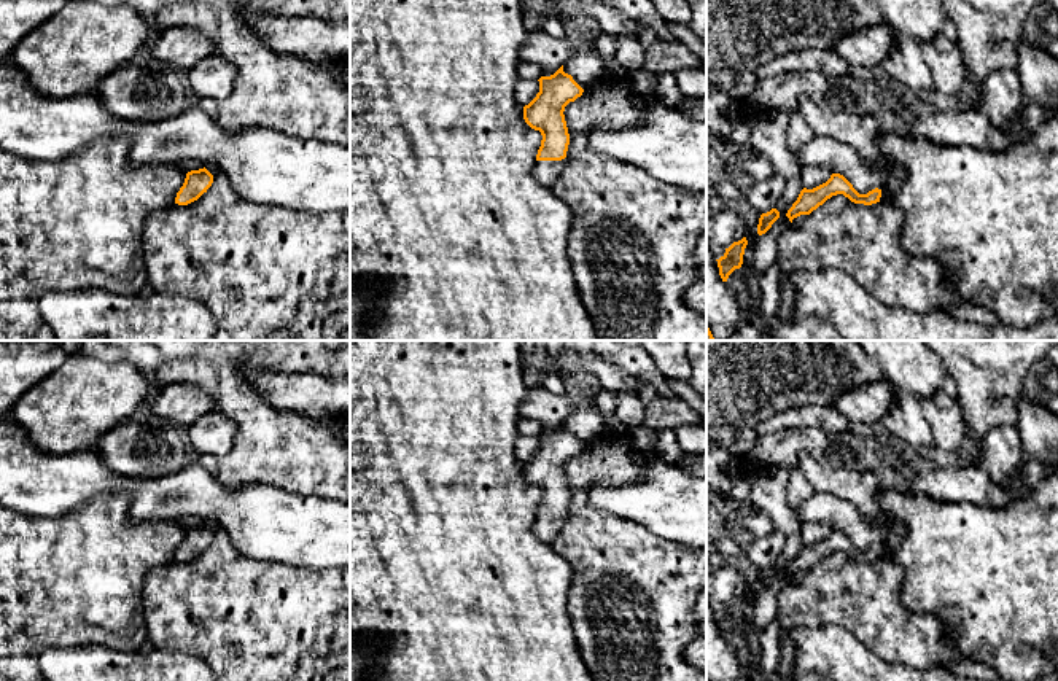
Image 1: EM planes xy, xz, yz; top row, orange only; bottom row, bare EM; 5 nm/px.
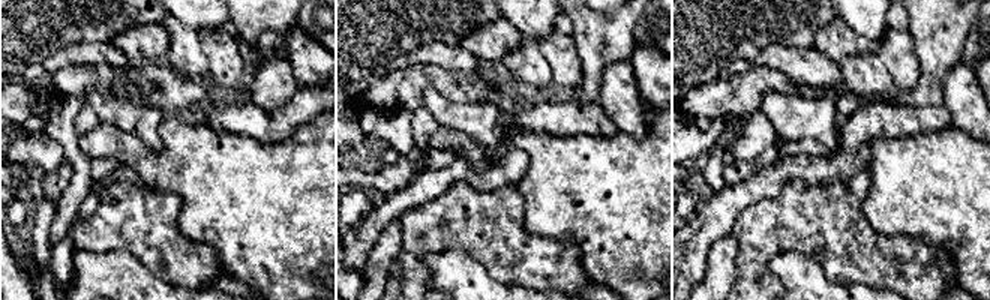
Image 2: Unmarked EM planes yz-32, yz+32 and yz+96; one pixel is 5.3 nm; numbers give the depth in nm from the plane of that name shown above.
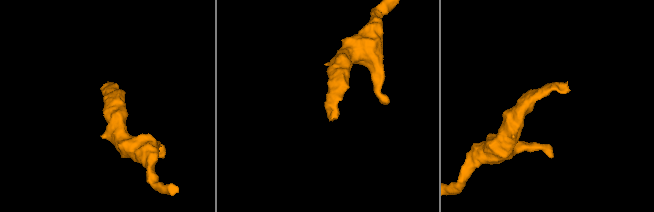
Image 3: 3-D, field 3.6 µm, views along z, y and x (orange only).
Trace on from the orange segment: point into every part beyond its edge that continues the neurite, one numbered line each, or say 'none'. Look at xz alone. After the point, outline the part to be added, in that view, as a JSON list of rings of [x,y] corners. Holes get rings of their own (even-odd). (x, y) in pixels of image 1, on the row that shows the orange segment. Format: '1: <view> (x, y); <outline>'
1: xz (546, 172); [[[565,159],[562,161],[536,161],[535,178],[539,185],[550,188],[565,169]]]

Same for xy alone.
none

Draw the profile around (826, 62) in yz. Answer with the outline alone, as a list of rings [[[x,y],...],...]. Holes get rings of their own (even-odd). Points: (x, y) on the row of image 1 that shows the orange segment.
[[[808,48],[776,56],[756,68],[757,80],[789,72],[818,72],[829,78],[850,76],[861,70],[850,67],[840,56],[827,49]]]

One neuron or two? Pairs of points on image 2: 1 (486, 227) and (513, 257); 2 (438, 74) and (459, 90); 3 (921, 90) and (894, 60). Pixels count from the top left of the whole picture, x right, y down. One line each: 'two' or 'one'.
1: one
2: one
3: two

